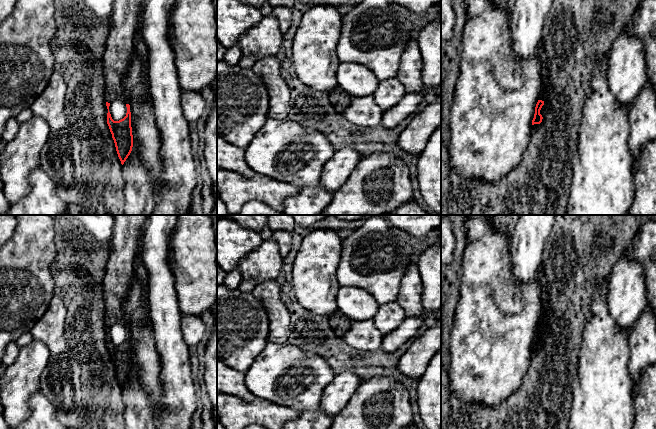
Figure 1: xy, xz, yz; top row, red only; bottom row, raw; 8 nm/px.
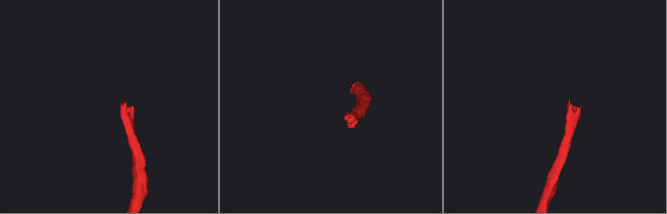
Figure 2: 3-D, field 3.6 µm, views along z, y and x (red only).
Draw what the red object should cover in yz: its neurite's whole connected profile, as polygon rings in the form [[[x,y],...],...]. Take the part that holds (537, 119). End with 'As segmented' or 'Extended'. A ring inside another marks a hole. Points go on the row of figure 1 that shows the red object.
[[[542,48],[542,50],[539,52],[539,57],[540,57],[541,78],[542,78],[542,81],[543,81],[543,89],[540,93],[539,100],[538,100],[536,107],[535,107],[535,114],[534,114],[534,118],[532,120],[532,125],[540,124],[542,122],[543,117],[540,114],[540,110],[541,110],[542,106],[544,105],[544,100],[546,99],[546,96],[547,96],[547,94],[550,90],[550,88],[548,86],[548,82],[547,82],[547,77],[548,77],[547,61],[548,61],[548,57],[547,57],[547,53],[544,50],[544,48]]]. Extended

